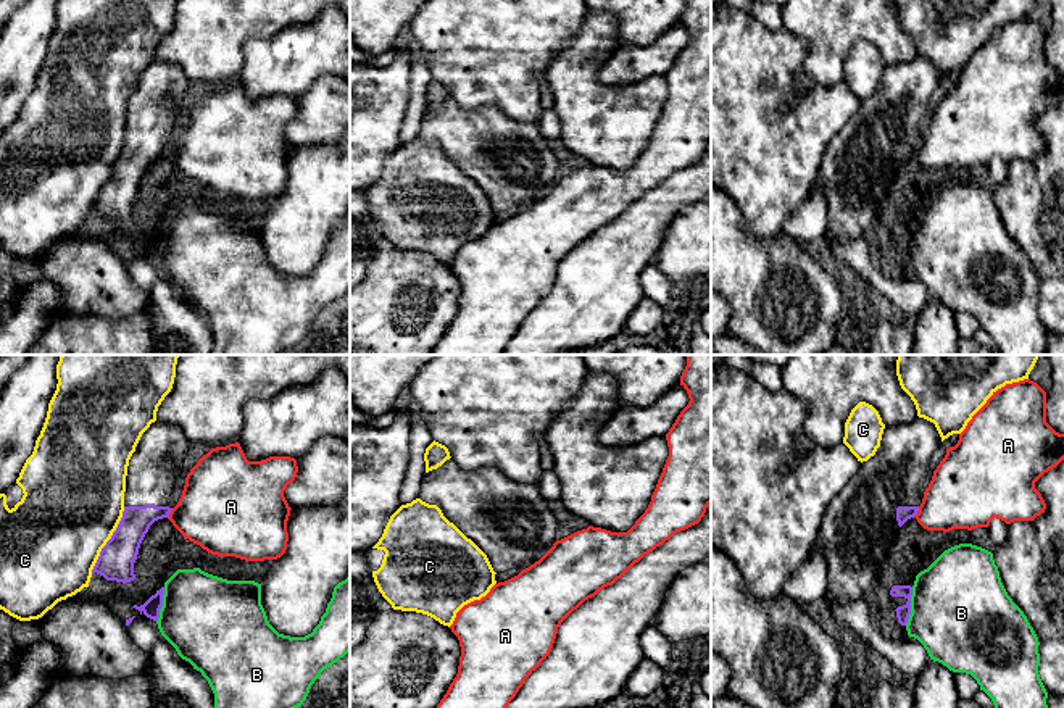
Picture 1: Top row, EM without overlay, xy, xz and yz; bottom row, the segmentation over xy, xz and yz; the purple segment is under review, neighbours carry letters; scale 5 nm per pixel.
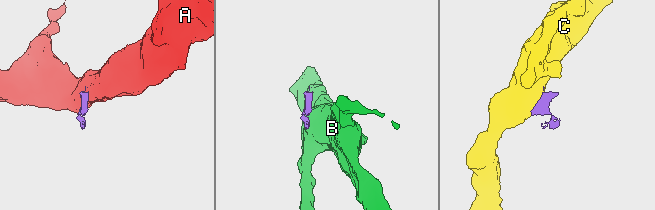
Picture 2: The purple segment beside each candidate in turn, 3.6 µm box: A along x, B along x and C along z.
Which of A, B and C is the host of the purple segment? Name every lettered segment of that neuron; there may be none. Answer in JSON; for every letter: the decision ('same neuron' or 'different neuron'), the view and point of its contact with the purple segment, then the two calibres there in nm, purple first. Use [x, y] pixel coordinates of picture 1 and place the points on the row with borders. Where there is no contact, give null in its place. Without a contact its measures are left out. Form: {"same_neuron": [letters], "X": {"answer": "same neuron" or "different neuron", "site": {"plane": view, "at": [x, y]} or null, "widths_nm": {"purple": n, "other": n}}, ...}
{"same_neuron": [], "A": {"answer": "different neuron", "site": {"plane": "yz", "at": [918, 510]}, "widths_nm": {"purple": 80, "other": 360}}, "B": {"answer": "different neuron", "site": {"plane": "yz", "at": [910, 607]}, "widths_nm": {"purple": 70, "other": 500}}, "C": {"answer": "different neuron", "site": {"plane": "xy", "at": [108, 541]}, "widths_nm": {"purple": 180, "other": 480}}}

